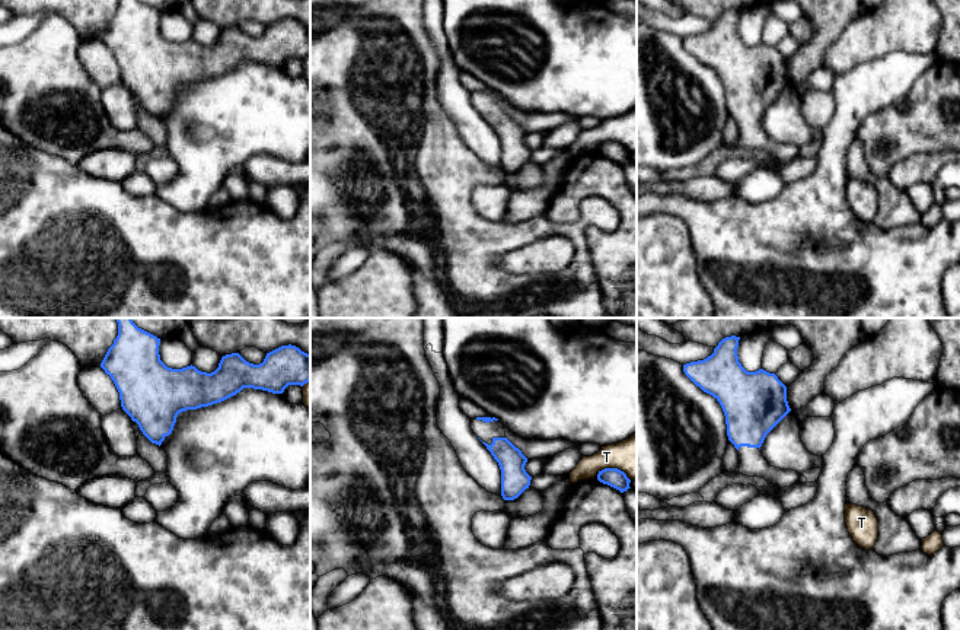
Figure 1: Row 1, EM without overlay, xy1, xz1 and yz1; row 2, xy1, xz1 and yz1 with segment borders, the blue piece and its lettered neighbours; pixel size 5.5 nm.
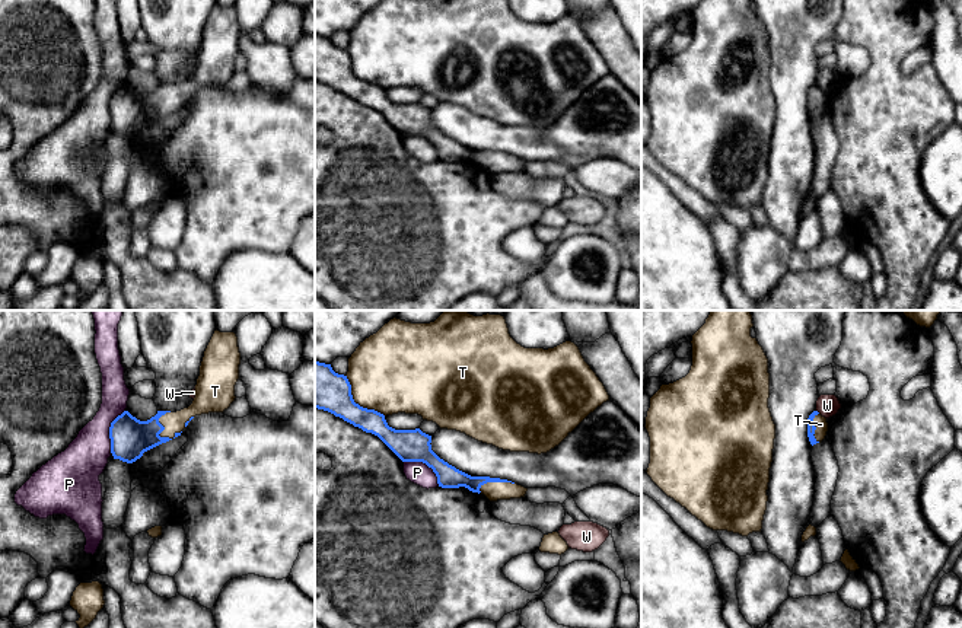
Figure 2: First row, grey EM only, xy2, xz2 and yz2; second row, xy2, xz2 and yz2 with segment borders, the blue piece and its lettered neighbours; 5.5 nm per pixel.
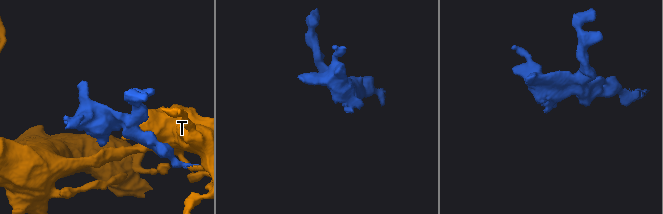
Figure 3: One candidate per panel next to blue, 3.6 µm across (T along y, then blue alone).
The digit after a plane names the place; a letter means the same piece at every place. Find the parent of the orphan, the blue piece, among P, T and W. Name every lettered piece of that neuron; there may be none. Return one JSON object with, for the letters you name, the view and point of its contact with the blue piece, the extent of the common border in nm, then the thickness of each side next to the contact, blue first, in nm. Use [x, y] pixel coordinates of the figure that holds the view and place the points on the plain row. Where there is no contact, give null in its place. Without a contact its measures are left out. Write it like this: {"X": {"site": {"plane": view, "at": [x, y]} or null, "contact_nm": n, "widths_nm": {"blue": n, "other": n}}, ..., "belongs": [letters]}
{"belongs": []}

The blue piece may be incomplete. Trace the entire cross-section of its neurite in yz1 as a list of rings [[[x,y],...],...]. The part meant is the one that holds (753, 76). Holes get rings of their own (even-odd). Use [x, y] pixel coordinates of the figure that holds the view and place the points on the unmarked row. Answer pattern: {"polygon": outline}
{"polygon": [[[723,12],[711,29],[683,38],[683,45],[720,76],[728,114],[739,124],[734,146],[762,150],[778,162],[790,160],[801,147],[771,140],[760,125],[766,108],[791,85],[787,60],[763,42],[747,45],[739,35],[739,13]]]}

